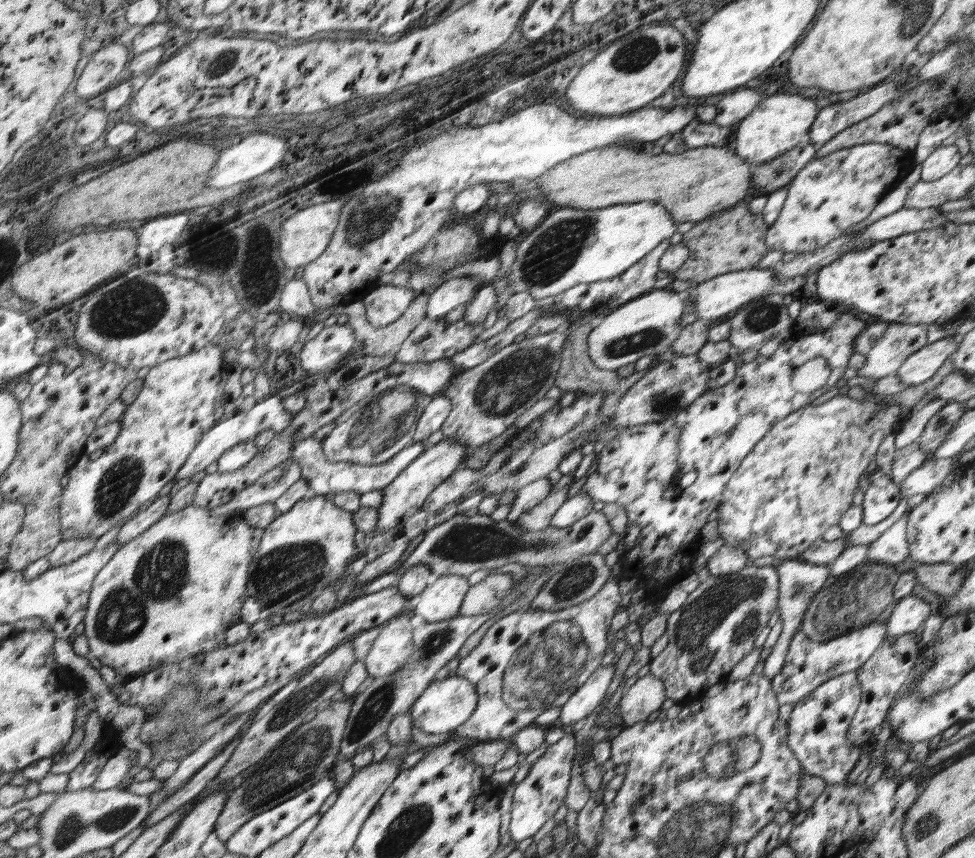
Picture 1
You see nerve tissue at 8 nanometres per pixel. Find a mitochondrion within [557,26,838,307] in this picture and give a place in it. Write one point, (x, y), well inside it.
(641, 49)

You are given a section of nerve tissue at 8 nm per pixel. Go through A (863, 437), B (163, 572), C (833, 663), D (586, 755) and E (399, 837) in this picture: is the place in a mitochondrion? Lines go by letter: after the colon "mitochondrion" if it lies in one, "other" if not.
A: other
B: mitochondrion
C: mitochondrion
D: other
E: mitochondrion

